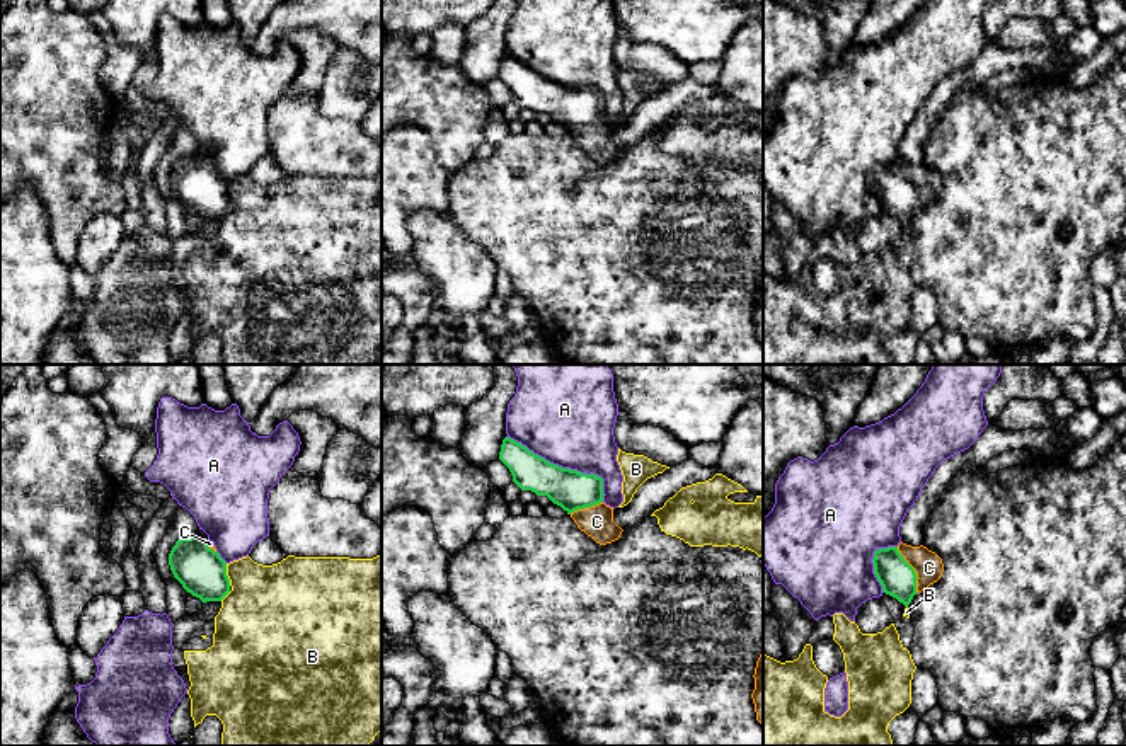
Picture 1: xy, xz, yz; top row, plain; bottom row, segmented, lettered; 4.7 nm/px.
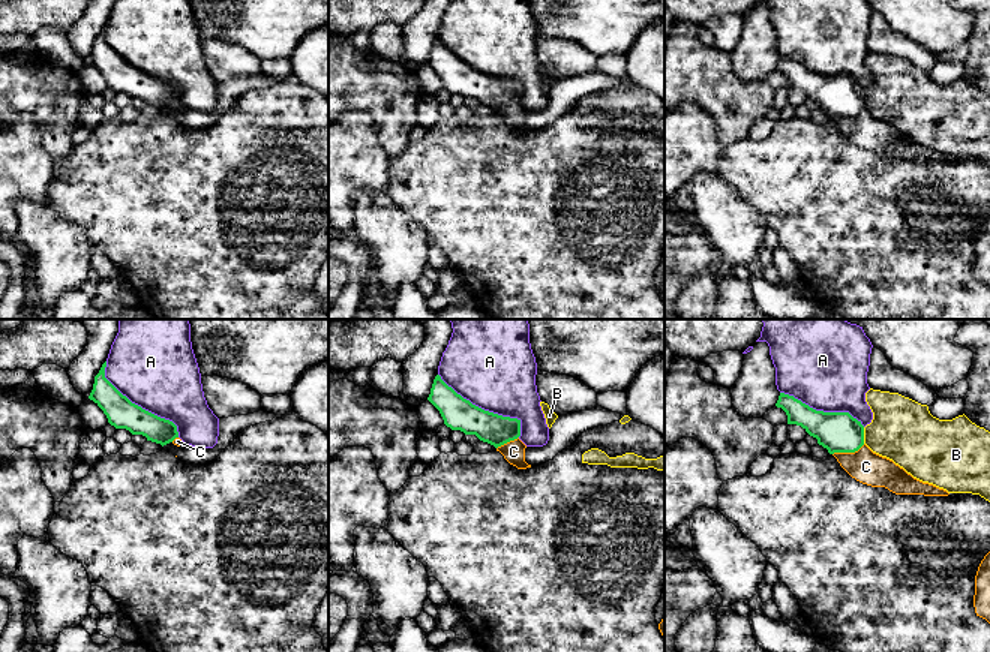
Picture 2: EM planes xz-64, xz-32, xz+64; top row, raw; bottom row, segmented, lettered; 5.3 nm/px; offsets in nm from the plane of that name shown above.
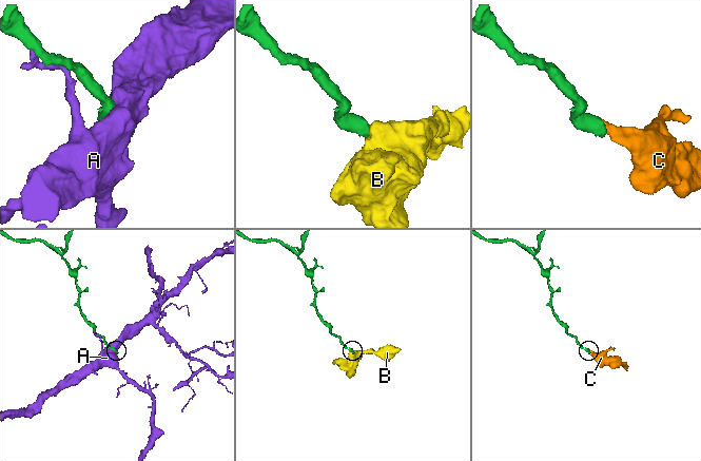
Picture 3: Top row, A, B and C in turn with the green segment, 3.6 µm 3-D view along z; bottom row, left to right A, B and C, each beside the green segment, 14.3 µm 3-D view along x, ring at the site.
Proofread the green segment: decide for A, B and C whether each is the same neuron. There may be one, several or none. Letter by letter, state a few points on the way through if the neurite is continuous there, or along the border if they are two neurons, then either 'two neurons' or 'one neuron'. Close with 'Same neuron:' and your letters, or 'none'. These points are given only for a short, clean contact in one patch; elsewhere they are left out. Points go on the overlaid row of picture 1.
A: two neurons
B: border along xy (225, 564), (230, 585); two neurons
C: runs through yz (898, 579), (913, 569), (929, 568); one neuron
Same neuron: C

